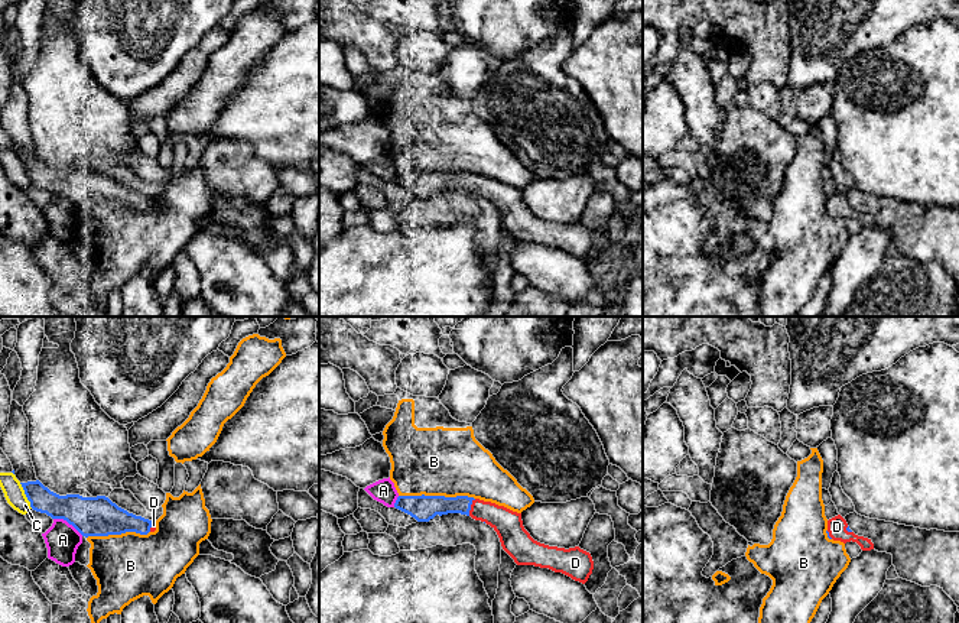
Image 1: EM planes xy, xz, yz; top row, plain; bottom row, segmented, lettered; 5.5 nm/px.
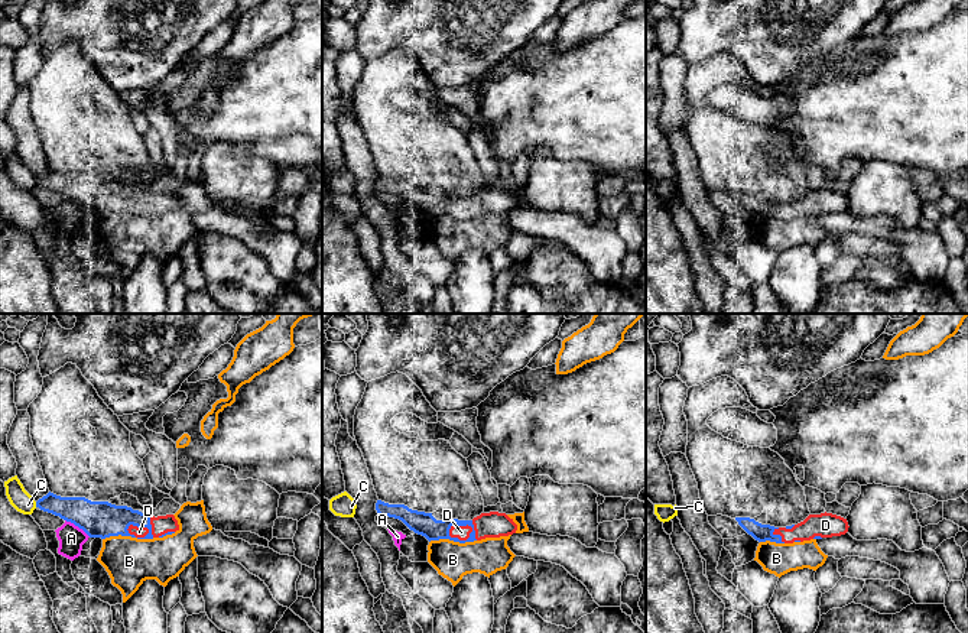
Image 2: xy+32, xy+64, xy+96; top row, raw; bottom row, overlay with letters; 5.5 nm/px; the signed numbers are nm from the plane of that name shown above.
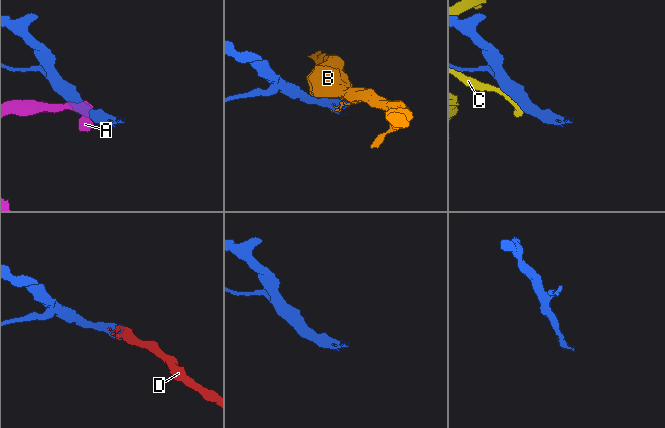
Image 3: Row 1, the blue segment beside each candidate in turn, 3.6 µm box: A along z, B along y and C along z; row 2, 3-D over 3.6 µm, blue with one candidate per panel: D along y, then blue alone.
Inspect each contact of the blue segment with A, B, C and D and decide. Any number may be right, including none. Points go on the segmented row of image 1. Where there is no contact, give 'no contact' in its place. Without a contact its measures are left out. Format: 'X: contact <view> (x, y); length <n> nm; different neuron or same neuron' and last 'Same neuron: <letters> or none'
A: contact xy (68, 522); length 190 nm; different neuron
B: contact xz (436, 496); length 420 nm; different neuron
C: contact xy (26, 496); length 160 nm; different neuron
D: contact xz (470, 508); length 100 nm; same neuron
Same neuron: D

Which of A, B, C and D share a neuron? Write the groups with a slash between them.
A / B / C / D

